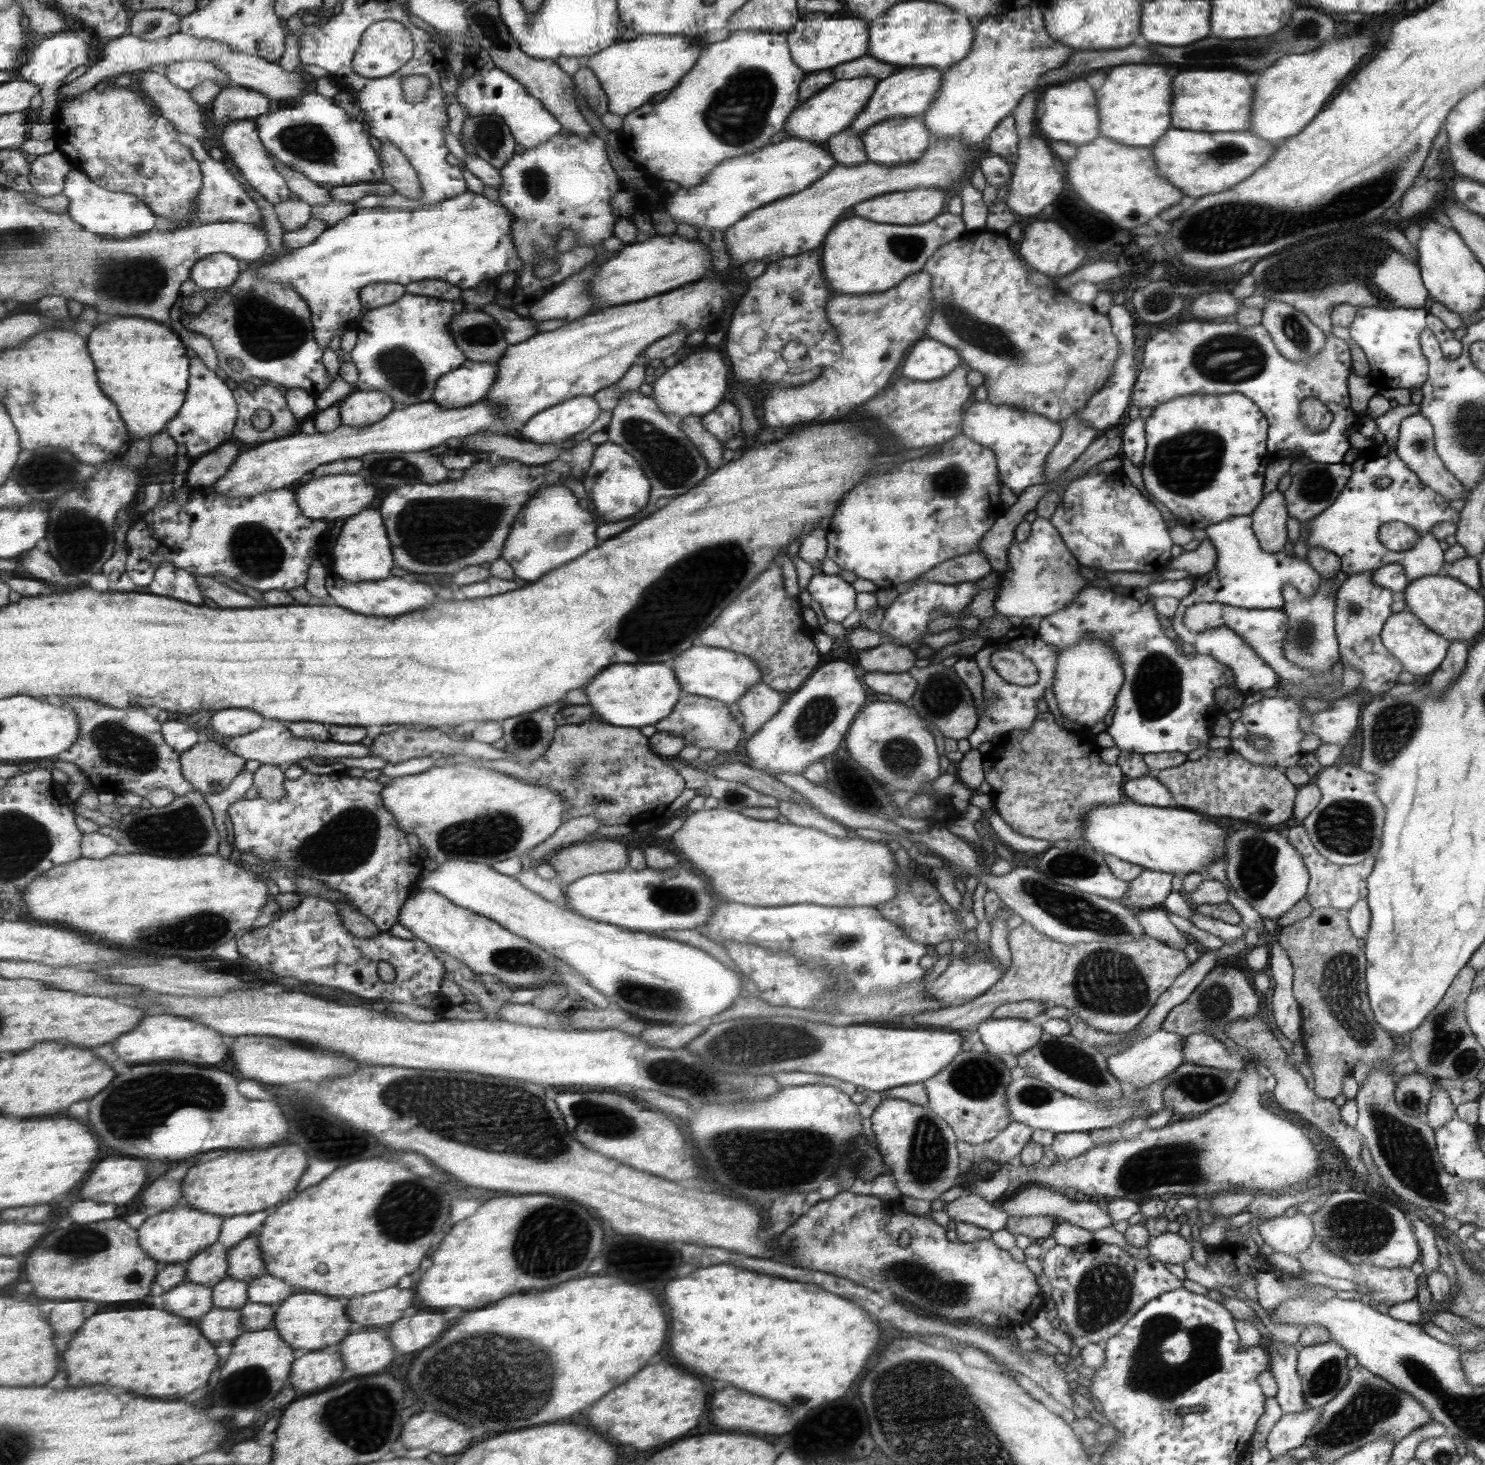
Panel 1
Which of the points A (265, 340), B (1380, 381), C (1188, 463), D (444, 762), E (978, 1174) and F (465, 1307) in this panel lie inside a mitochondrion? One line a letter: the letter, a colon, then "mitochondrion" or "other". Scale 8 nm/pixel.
A: mitochondrion
B: other
C: mitochondrion
D: other
E: mitochondrion
F: other

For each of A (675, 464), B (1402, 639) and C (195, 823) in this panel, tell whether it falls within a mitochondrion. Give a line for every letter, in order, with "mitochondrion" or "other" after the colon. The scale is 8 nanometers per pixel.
A: mitochondrion
B: other
C: mitochondrion

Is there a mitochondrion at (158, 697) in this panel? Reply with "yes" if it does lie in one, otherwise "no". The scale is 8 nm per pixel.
no

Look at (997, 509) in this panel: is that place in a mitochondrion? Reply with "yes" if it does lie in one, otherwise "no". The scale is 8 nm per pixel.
no

